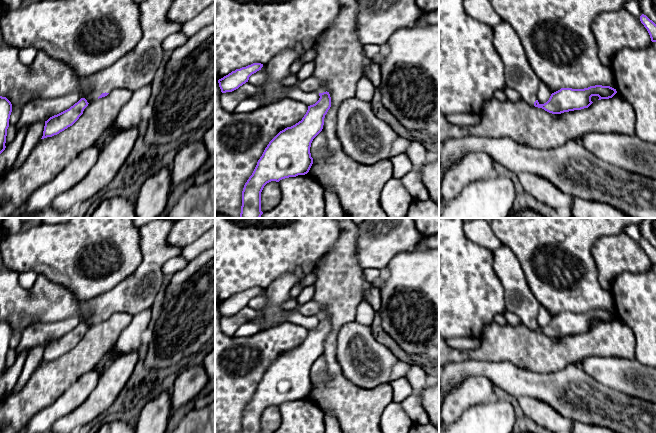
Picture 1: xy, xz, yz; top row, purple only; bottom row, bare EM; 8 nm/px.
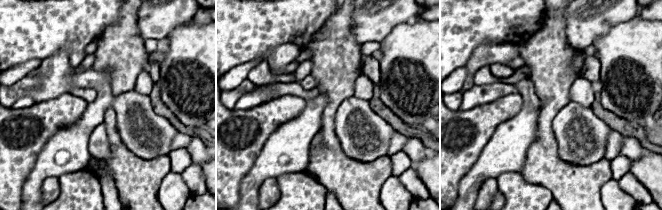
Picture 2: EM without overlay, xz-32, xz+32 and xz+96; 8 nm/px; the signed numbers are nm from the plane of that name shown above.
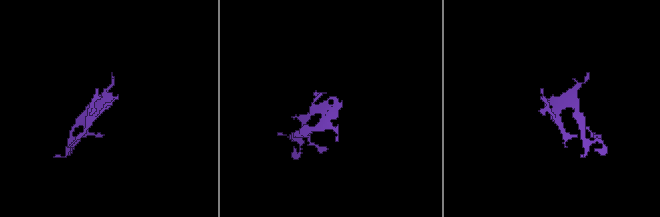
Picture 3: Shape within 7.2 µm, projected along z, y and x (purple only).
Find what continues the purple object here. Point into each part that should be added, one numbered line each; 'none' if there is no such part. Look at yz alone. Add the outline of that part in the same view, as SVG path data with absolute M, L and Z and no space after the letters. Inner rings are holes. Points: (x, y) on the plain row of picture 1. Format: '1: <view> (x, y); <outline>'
1: yz (519, 299); M484 218L464 222L464 233L473 243L489 249L494 257L494 271L504 288L507 310L517 315L530 329L537 324L539 302L535 298L515 254L494 234Z

